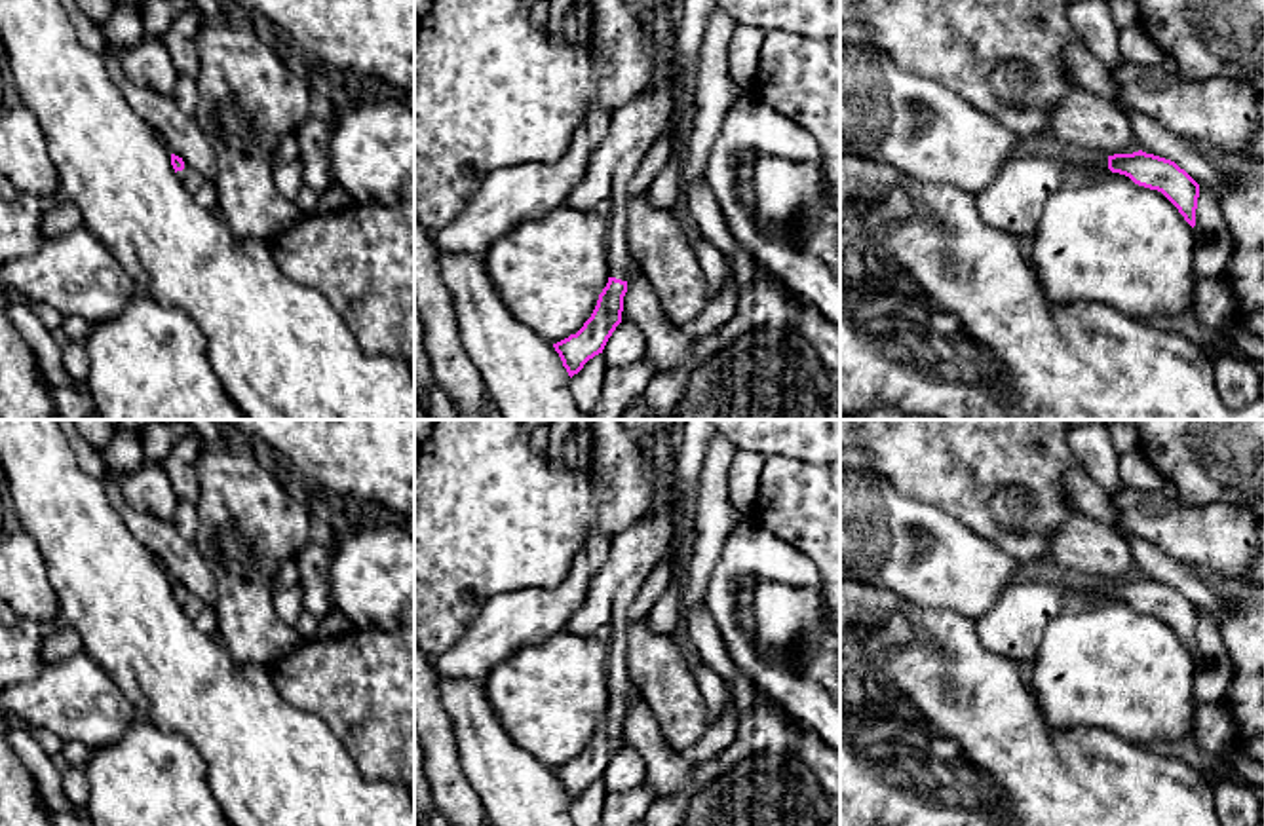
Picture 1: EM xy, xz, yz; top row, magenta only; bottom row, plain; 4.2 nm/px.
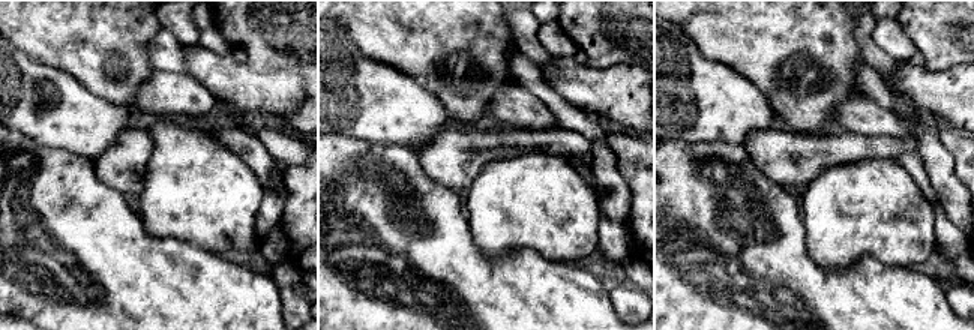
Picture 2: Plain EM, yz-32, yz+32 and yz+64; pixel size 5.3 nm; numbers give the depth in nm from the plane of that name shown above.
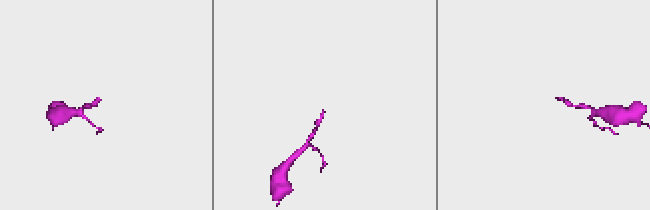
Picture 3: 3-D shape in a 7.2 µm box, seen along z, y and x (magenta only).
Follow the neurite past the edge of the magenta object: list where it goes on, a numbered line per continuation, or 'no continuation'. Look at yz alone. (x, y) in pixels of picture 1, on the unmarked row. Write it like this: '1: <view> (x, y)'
1: yz (1099, 587)

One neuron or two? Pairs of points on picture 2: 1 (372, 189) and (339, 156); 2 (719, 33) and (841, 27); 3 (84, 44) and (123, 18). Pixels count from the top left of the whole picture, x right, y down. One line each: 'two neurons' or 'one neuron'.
1: one neuron
2: one neuron
3: one neuron

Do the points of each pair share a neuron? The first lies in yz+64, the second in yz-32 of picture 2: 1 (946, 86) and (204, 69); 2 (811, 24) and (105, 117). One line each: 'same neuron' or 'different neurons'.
1: same neuron
2: different neurons

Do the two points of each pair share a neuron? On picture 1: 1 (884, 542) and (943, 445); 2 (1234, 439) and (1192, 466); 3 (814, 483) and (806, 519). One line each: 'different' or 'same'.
1: different
2: same
3: same

